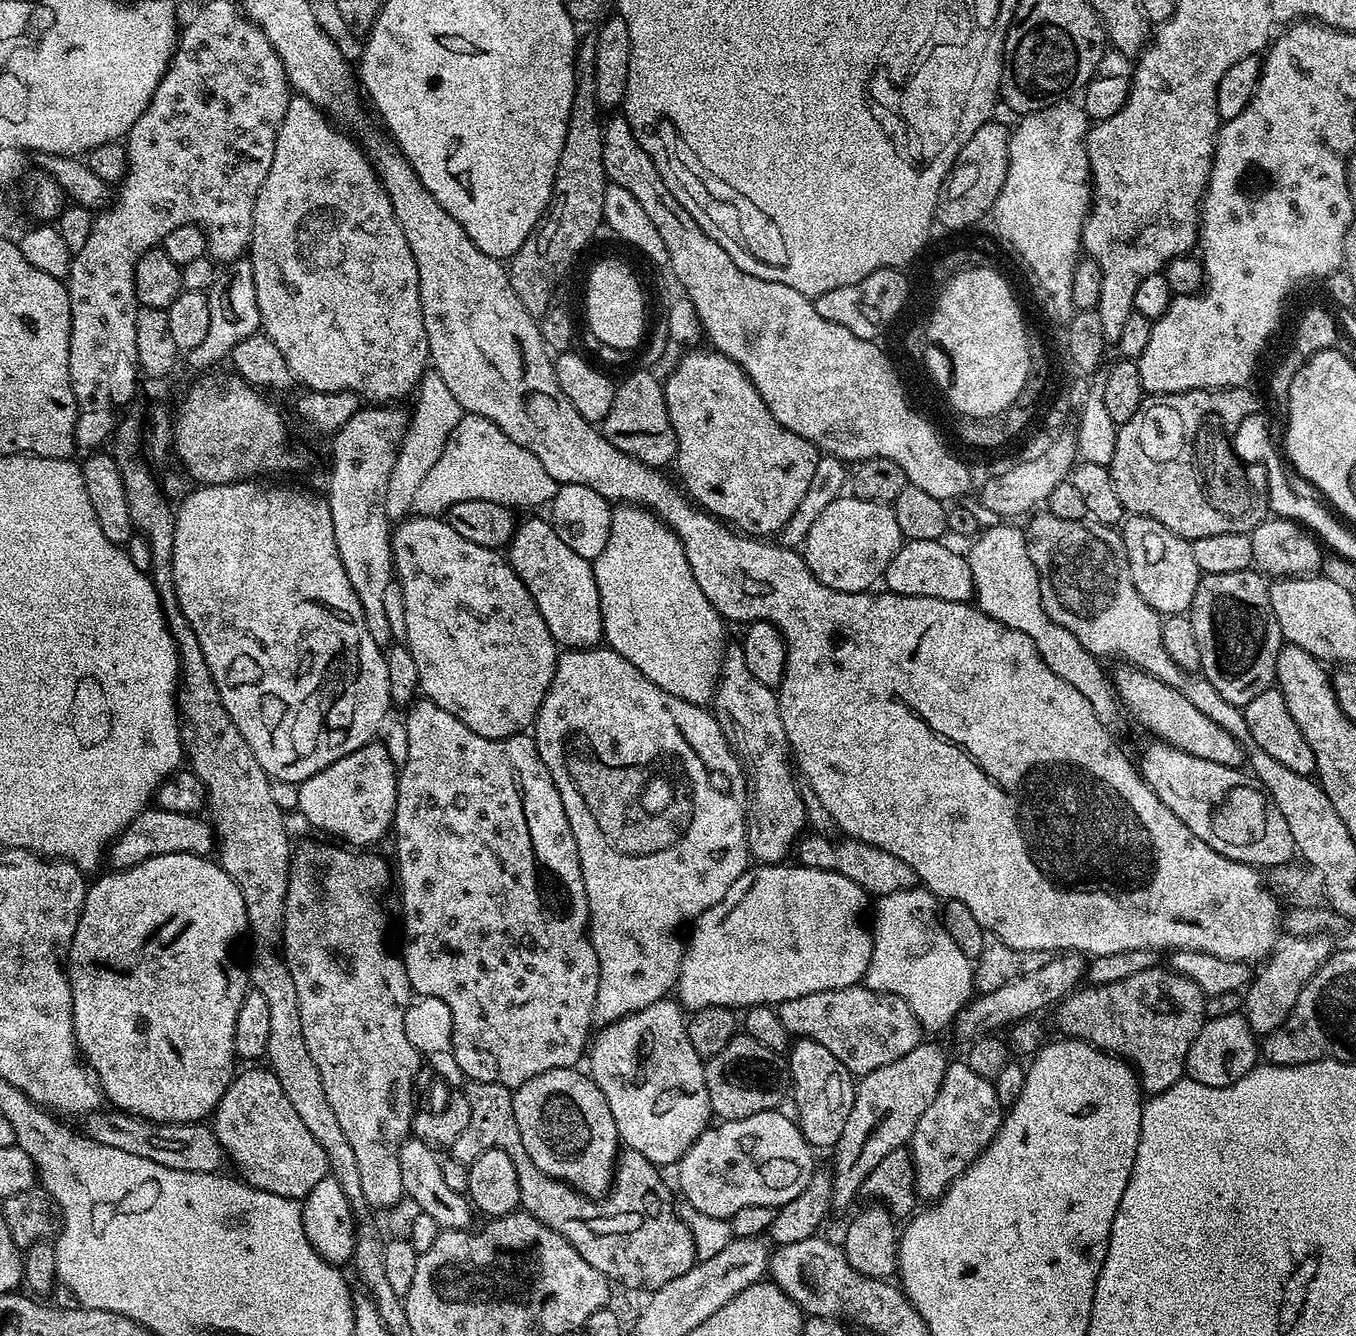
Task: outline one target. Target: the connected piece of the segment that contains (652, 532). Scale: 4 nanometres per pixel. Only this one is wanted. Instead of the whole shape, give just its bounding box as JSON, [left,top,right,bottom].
[592,504,728,705]

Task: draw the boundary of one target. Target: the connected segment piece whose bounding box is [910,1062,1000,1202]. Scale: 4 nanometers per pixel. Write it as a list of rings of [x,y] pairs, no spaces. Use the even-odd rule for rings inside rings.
[[[949,1063],[942,1078],[942,1086],[934,1102],[930,1102],[922,1118],[918,1118],[918,1126],[910,1141],[915,1188],[923,1199],[925,1196],[928,1202],[939,1200],[960,1177],[956,1170],[962,1164],[962,1154],[966,1154],[966,1150],[972,1152],[984,1138],[990,1138],[992,1128],[978,1126],[988,1118],[990,1112],[996,1114],[994,1108],[1000,1104],[994,1104],[995,1093],[995,1083],[974,1074],[968,1063]]]

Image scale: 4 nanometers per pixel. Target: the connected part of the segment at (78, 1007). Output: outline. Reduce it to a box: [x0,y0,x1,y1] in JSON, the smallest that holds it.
[66,854,250,1124]

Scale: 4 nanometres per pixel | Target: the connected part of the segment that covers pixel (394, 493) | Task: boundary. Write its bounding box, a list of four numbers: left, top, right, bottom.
[386,370,462,522]

